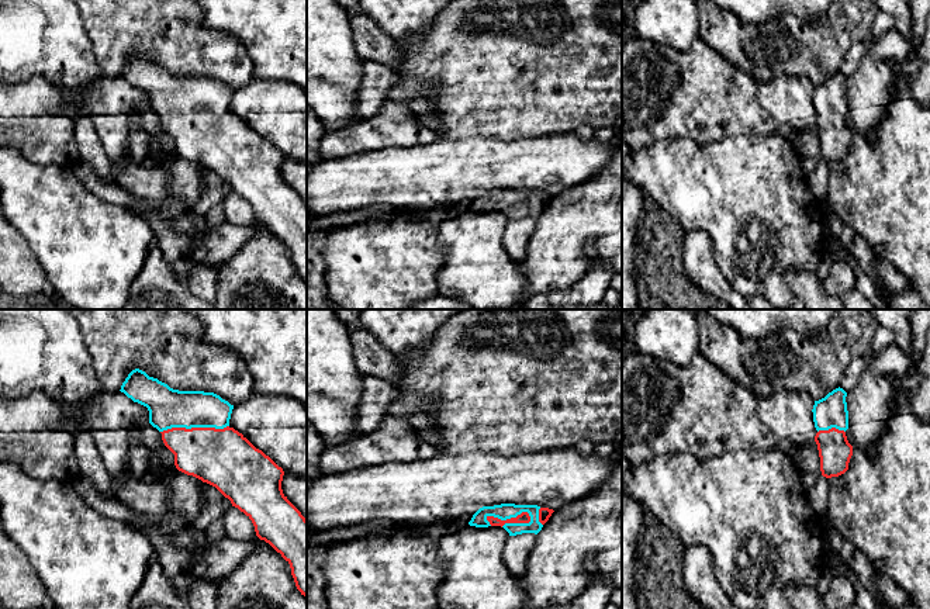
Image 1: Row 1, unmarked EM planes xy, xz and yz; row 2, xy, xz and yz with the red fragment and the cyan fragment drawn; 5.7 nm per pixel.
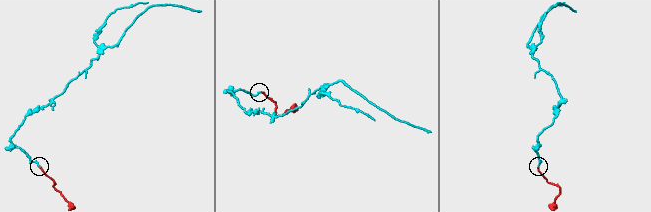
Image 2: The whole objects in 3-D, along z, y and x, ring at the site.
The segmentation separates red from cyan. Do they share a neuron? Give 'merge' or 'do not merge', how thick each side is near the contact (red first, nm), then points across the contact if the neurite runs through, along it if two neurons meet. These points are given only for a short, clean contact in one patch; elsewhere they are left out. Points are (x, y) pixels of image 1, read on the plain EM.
merge; calibres 60 and 100 nm; way xz (524, 203), (508, 207), (505, 196)

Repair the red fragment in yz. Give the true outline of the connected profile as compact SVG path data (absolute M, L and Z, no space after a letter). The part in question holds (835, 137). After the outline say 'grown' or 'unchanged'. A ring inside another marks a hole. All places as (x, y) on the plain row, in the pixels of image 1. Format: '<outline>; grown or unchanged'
M836 73L824 83L815 86L813 107L817 115L815 127L820 142L820 156L826 163L839 162L848 155L853 131L848 128L847 77Z; grown

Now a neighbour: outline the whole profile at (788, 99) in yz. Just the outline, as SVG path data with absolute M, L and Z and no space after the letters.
M782 75L757 86L758 105L775 120L802 132L815 127L817 118L813 107L815 84L808 77Z

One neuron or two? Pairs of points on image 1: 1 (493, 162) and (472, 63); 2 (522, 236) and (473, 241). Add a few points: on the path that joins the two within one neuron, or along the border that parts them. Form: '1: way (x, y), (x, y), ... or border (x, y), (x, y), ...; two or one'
1: border (453, 137), (519, 139); two
2: border (510, 221), (502, 235), (502, 246), (518, 263); two

